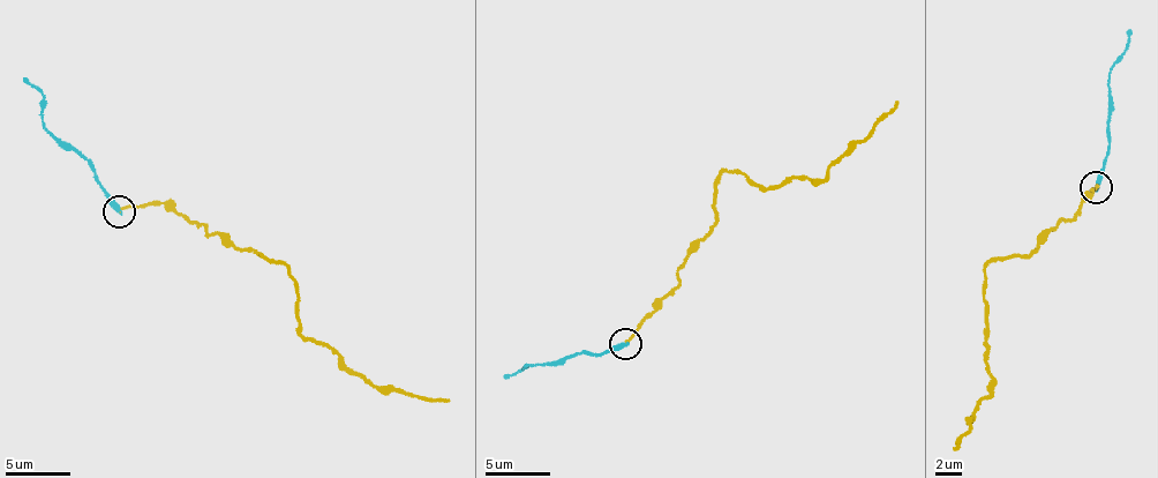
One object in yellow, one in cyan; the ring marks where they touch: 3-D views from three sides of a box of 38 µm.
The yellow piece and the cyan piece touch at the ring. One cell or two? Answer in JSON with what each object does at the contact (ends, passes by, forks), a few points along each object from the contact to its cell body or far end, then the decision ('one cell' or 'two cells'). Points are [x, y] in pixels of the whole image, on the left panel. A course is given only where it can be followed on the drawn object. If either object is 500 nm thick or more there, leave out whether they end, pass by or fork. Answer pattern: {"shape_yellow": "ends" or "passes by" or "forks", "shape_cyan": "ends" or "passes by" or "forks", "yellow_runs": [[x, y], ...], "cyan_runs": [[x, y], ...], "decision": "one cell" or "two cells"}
{"shape_yellow": "ends", "shape_cyan": "ends", "yellow_runs": [[120, 210], [164, 204], [268, 263], [285, 264], [299, 293], [300, 334], [322, 342], [375, 386], [450, 400]], "cyan_runs": [[120, 210], [97, 183], [92, 164], [45, 128], [42, 92], [24, 79]], "decision": "two cells"}

